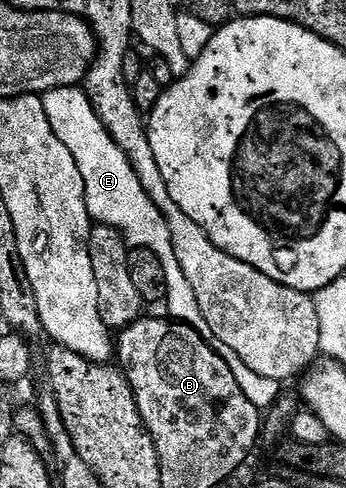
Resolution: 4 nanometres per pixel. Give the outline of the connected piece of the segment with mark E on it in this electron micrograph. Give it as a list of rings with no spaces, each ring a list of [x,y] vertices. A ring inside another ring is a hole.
[[[80,86],[54,88],[46,91],[42,97],[46,120],[50,120],[50,126],[54,128],[58,140],[62,140],[62,144],[70,148],[70,156],[74,156],[78,172],[82,172],[89,215],[99,225],[114,226],[125,239],[143,244],[156,253],[158,260],[162,260],[162,268],[166,268],[167,313],[175,321],[193,326],[207,342],[215,343],[214,332],[210,332],[210,324],[206,324],[202,308],[198,308],[198,296],[194,296],[194,288],[190,288],[190,280],[186,280],[186,272],[182,272],[182,264],[178,264],[178,256],[174,256],[174,244],[166,220],[140,183],[126,152],[112,139],[102,120],[94,112],[87,90]]]

